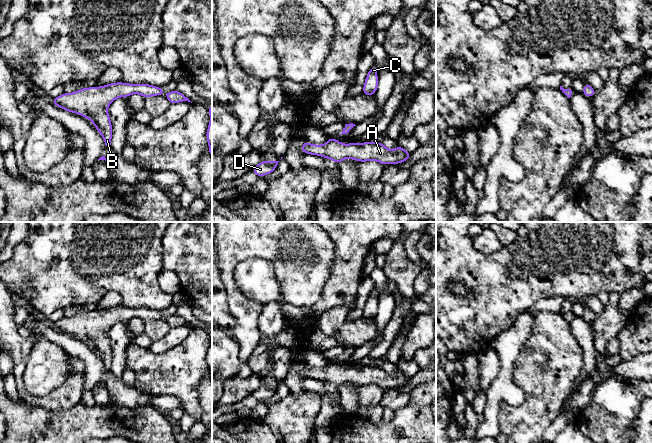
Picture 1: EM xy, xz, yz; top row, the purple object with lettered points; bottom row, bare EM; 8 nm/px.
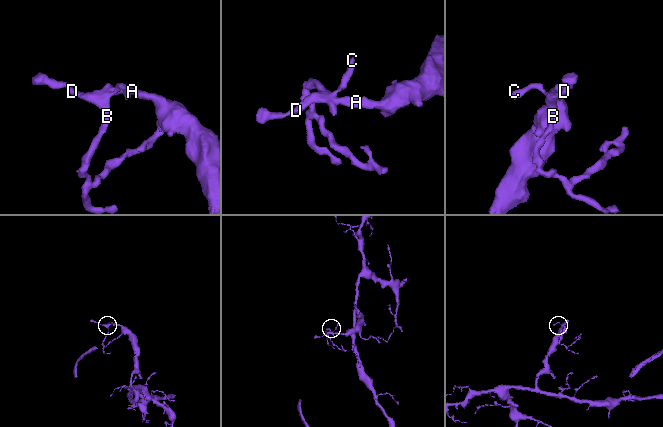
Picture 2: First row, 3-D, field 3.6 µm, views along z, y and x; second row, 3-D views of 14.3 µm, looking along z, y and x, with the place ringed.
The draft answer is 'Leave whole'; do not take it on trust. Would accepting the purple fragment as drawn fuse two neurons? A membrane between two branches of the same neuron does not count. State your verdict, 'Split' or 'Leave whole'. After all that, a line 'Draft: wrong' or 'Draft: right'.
Leave whole
Draft: right

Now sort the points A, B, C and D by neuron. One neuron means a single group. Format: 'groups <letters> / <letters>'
groups A B C D

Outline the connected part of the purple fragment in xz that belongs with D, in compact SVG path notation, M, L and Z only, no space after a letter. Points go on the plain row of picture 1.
M260 385L260 387L252 393L253 397L259 402L275 395L279 385Z

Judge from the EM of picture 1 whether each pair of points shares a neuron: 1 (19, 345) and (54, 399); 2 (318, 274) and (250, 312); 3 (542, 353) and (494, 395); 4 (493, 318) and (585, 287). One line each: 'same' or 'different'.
1: same
2: same
3: different
4: same

